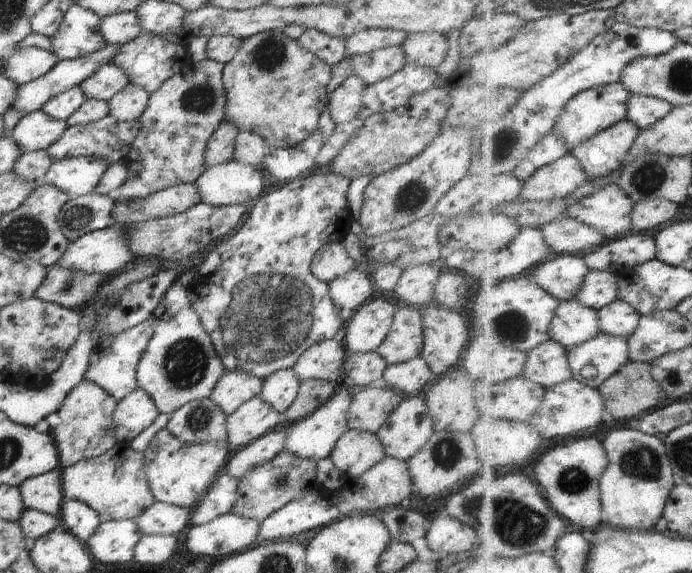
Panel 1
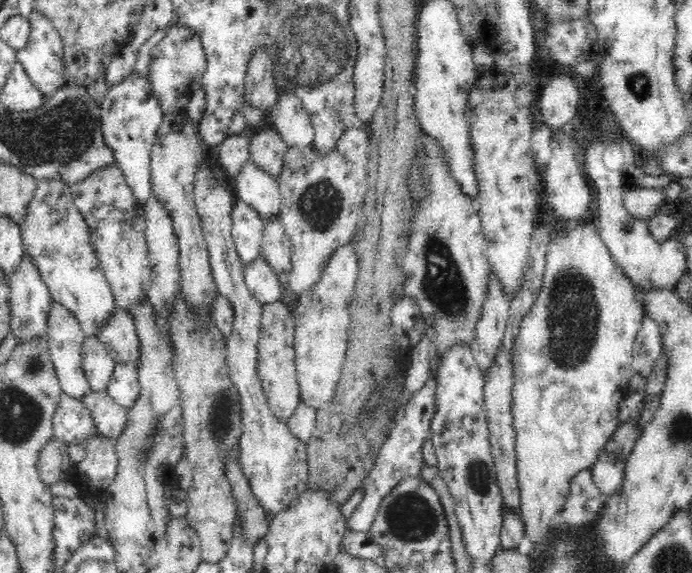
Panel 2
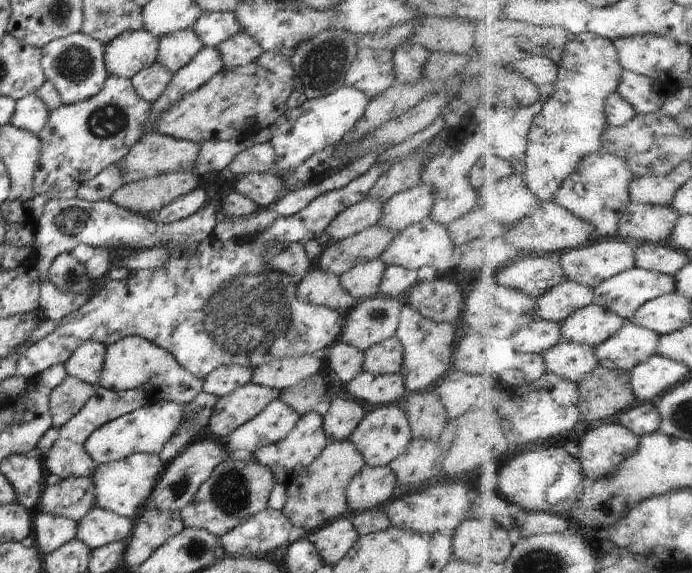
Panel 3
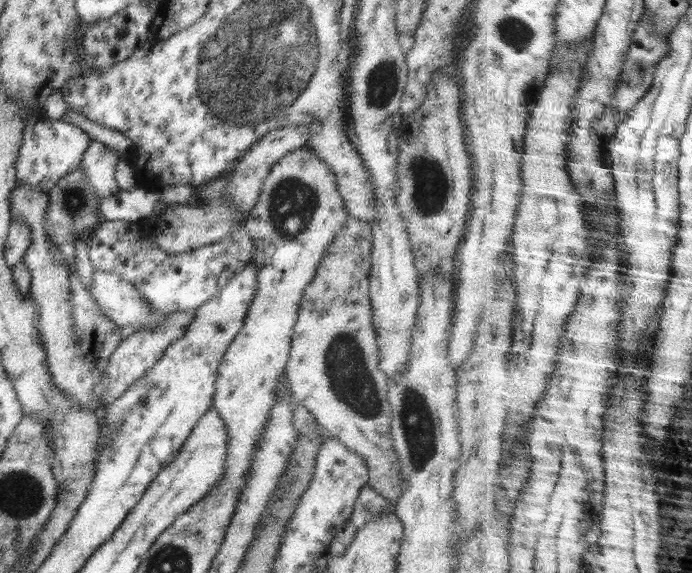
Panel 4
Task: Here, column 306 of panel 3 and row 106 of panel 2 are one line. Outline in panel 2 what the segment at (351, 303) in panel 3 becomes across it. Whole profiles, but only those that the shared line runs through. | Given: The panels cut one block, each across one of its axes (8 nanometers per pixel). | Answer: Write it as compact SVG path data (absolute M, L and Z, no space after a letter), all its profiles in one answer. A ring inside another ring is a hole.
M292 94L280 95L277 104L268 111L272 127L278 131L289 147L311 147L314 140L314 125L301 100Z

